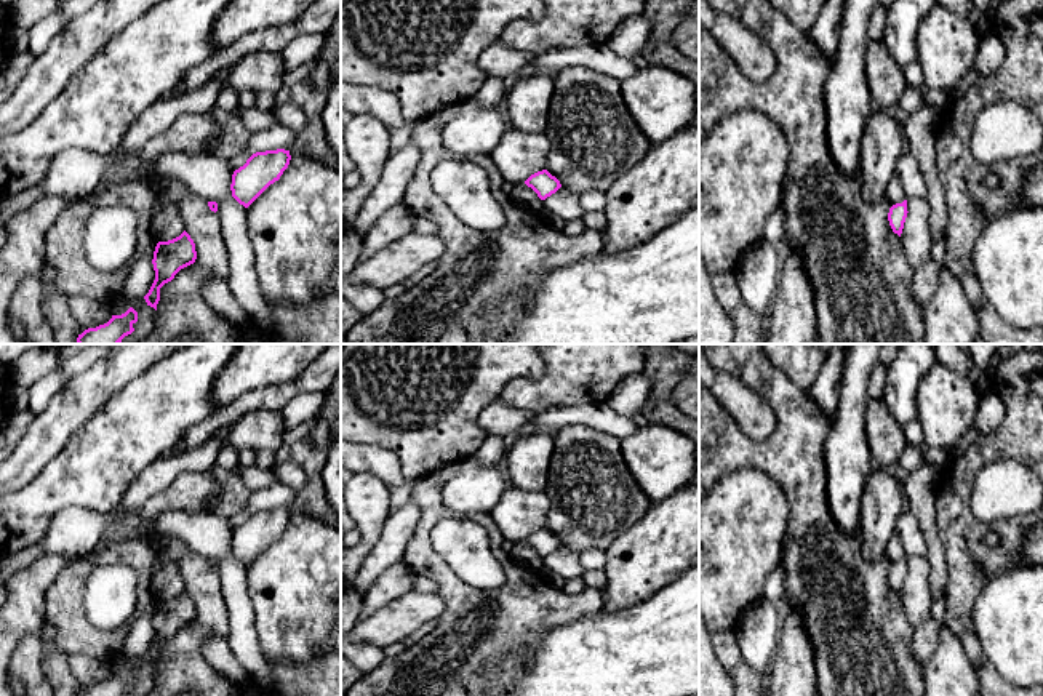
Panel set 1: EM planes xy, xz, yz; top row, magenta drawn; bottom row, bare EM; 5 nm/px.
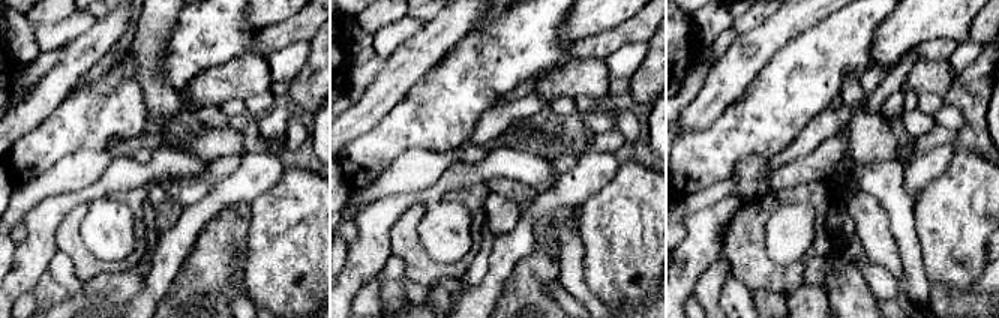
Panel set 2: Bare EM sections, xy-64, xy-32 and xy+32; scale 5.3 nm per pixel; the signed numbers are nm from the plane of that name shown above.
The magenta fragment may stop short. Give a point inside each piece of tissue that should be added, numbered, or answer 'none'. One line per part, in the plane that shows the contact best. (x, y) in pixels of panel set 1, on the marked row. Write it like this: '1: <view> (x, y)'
none

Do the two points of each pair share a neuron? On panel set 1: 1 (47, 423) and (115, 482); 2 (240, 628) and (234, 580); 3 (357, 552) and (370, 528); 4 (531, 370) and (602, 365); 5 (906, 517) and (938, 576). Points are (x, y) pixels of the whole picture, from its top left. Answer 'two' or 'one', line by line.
1: two
2: one
3: one
4: two
5: two

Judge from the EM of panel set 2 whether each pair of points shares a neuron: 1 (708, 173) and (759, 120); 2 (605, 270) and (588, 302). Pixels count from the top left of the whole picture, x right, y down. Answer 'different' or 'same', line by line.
1: same
2: different

